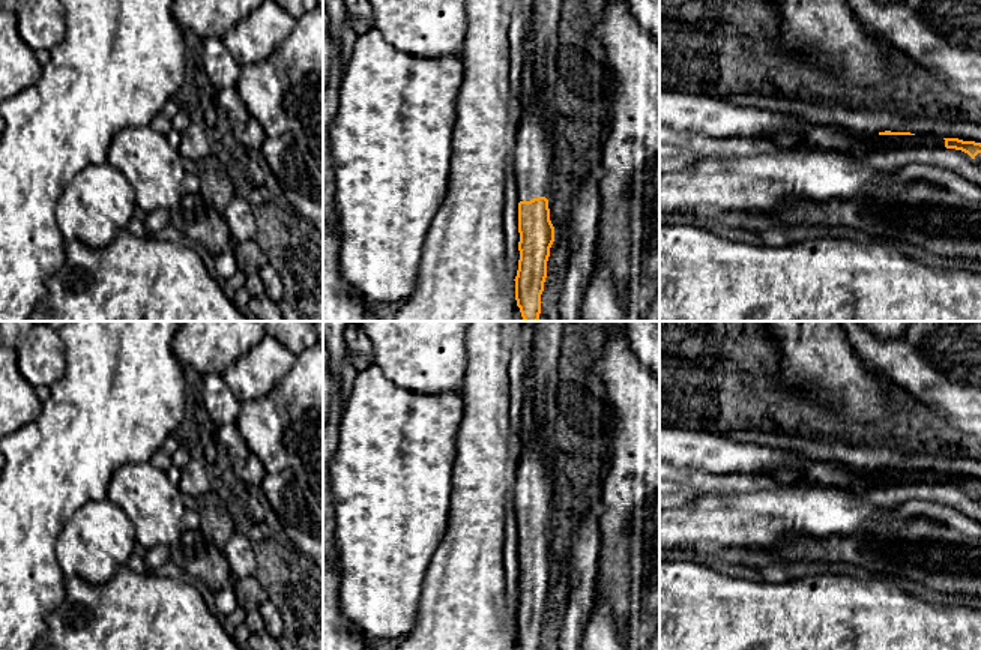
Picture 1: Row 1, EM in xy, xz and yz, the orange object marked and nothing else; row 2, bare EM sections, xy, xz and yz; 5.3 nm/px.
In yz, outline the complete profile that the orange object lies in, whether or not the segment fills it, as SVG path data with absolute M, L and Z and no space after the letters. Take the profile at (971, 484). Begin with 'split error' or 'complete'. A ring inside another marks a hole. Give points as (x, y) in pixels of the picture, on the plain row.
complete | M943 474L943 476L945 476L946 485L961 486L961 488L967 489L972 495L975 495L975 492L978 489L981 489L981 479L963 477L958 474Z

